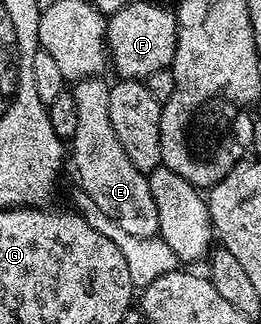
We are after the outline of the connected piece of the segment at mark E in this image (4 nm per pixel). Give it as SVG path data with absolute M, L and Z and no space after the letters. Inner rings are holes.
M88 78L76 81L72 85L71 91L75 98L76 117L79 122L75 126L75 134L71 141L71 160L77 167L77 180L81 183L83 191L89 195L89 200L129 238L148 240L158 235L159 213L156 210L155 198L151 196L148 188L149 178L146 173L139 171L135 166L131 166L131 160L119 146L119 138L115 138L115 130L111 130L111 98L109 97L110 85L104 84L101 78Z

